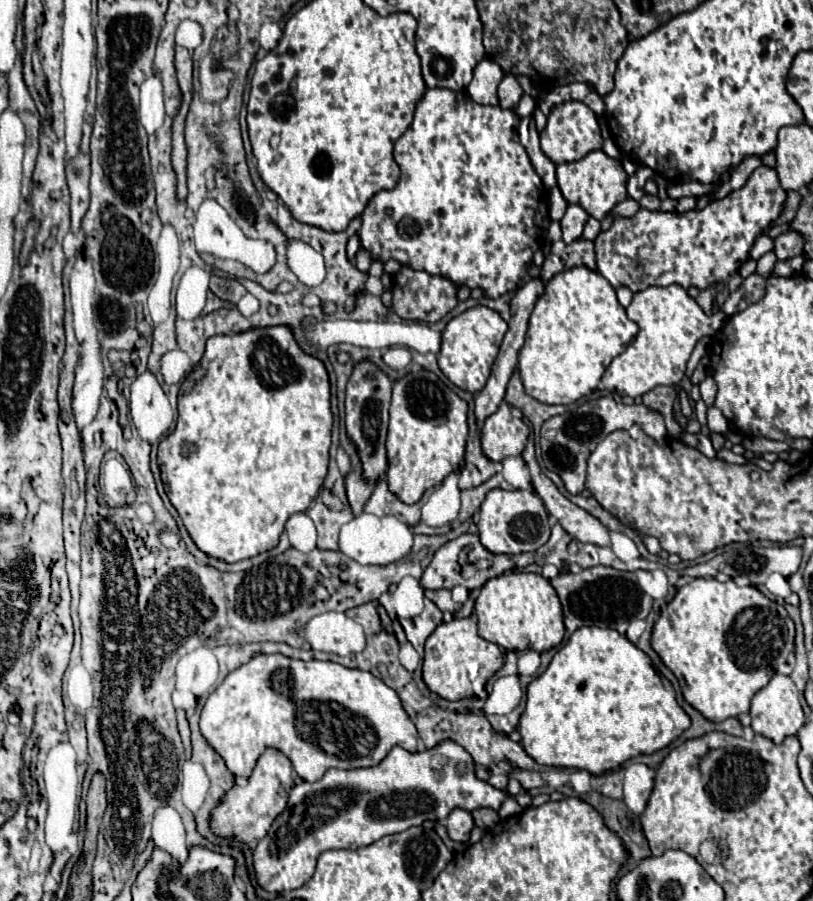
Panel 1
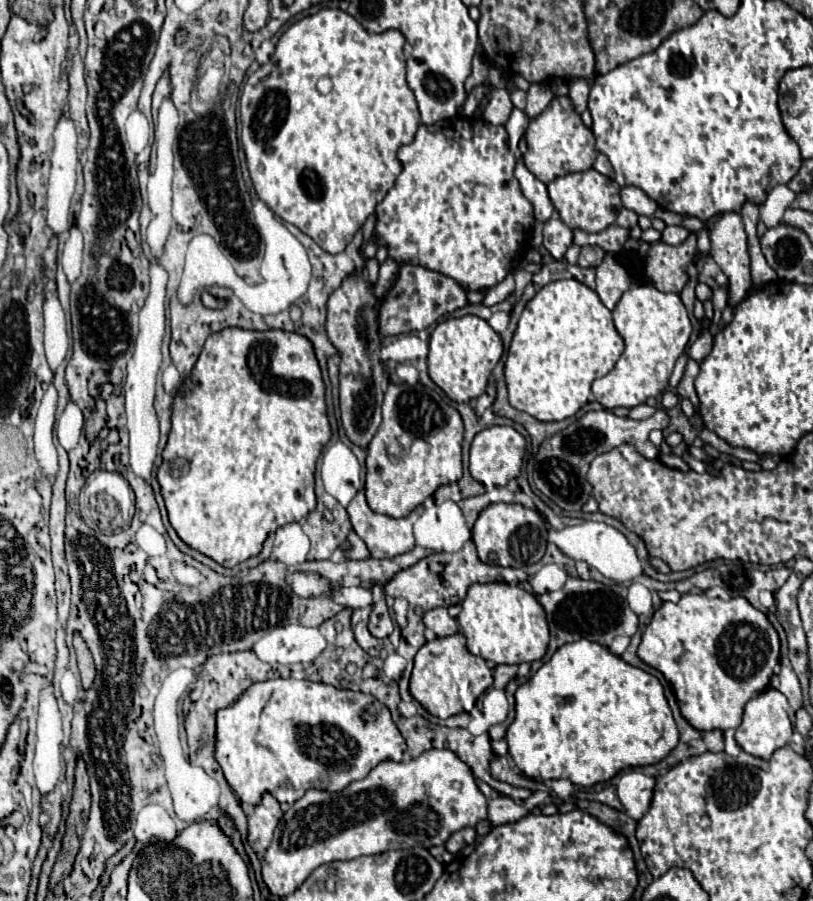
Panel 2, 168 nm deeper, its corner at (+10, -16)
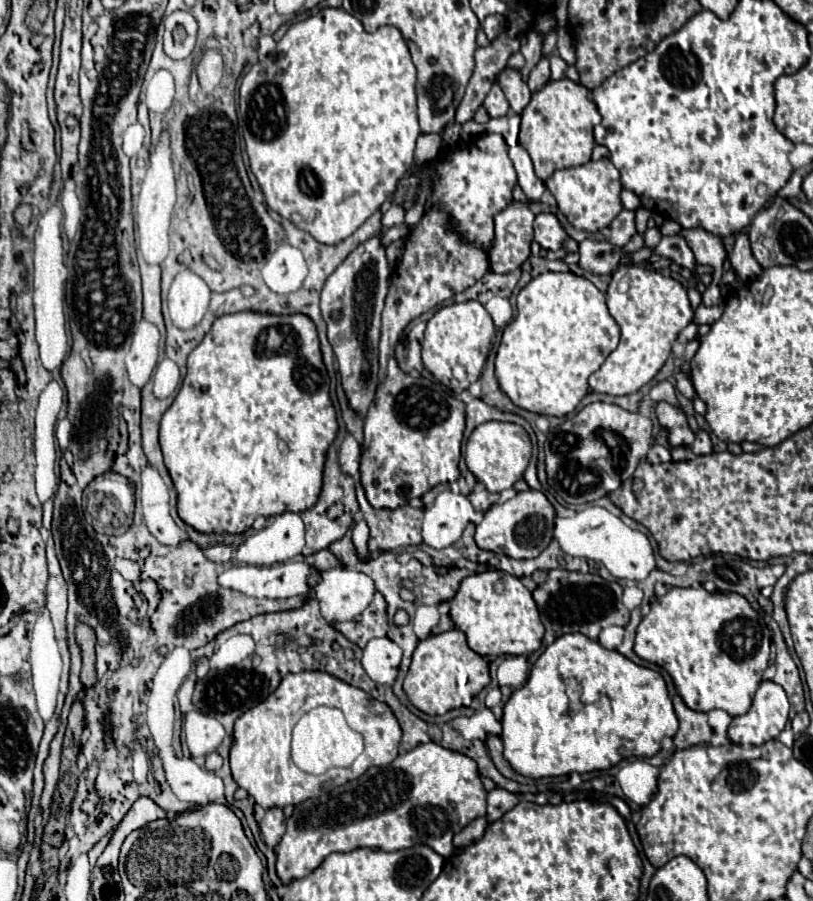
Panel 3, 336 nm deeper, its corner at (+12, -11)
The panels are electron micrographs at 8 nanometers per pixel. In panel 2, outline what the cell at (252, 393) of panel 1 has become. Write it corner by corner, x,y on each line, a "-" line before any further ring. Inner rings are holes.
225,328
217,334
211,334
201,350
201,356
191,372
193,388
187,394
177,394
173,404
173,418
171,418
171,432
167,446
163,450
163,464
157,470
157,480
161,486
161,496
167,506
169,522
179,534
179,538
193,550
213,558
223,568
233,568
245,562
251,556
257,556
263,550
263,544
271,532
277,528
299,522
315,508
315,464
323,450
323,446
331,438
331,428
325,412
325,384
321,380
321,370
317,358
313,354
311,342
295,332
285,330
267,330
267,332
249,332
241,328

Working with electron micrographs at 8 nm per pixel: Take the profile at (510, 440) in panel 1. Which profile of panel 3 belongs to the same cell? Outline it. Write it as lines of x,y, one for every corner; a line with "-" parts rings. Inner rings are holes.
487,421
477,425
471,437
467,439
467,449
465,449
467,467
475,475
475,479
483,483
485,489
491,493
501,493
503,489
511,489
523,477
529,459
531,459
529,433
515,423

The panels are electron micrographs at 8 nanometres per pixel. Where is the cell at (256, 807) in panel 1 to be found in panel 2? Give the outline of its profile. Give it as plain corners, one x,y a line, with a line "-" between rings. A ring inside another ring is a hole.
265,792
265,796
261,798
261,802
253,808
253,814
247,816
247,842
251,844
251,848
263,856
269,842
271,842
271,836
273,836
273,830
277,826
277,822
281,820
283,812
279,808
279,802
269,794

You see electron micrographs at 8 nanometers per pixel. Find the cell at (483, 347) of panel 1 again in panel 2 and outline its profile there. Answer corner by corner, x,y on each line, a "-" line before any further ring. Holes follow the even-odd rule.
473,314
449,318
437,324
429,338
429,376
453,402
471,402
485,390
501,354
501,338
483,318

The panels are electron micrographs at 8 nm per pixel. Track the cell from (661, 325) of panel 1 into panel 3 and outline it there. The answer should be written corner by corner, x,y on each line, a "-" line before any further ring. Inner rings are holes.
621,265
607,289
607,307
621,327
621,341
605,363
588,379
589,389
607,395
629,395
649,383
671,355
681,329
693,321
693,309
685,287
673,277
637,265

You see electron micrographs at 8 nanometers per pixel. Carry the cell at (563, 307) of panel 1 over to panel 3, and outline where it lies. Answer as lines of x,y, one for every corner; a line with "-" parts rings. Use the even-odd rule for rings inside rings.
571,271
567,273
541,273
527,283
517,295
517,315
503,329
501,345
495,359
495,379
499,381
501,391
521,409
565,417
575,411
579,401
589,393
587,379
595,373
607,355
619,343
619,325
609,315
605,305
605,295
585,277
579,277

